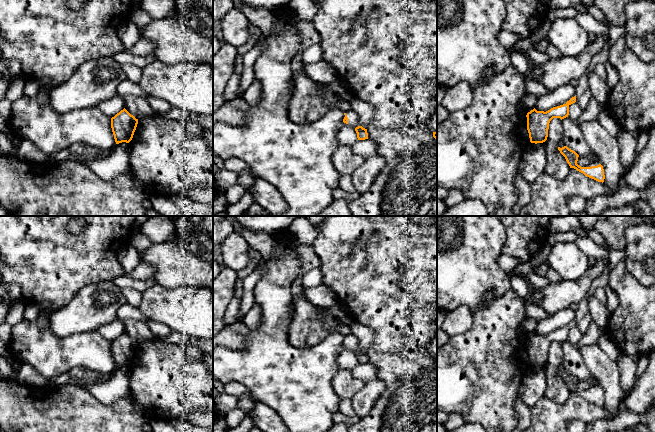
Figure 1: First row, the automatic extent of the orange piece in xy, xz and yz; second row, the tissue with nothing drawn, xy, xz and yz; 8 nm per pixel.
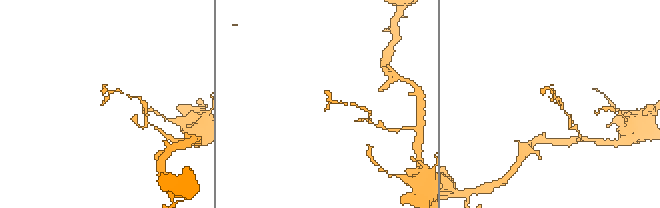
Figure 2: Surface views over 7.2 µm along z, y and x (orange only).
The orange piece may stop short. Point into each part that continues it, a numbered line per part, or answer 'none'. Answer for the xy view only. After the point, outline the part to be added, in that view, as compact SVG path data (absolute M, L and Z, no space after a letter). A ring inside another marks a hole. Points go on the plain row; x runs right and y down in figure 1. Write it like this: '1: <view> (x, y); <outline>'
none

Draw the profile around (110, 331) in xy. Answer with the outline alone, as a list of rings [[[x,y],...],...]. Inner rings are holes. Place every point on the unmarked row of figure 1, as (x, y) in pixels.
[[[115,319],[113,322],[102,325],[97,331],[108,341],[112,342],[125,332],[123,320]]]

